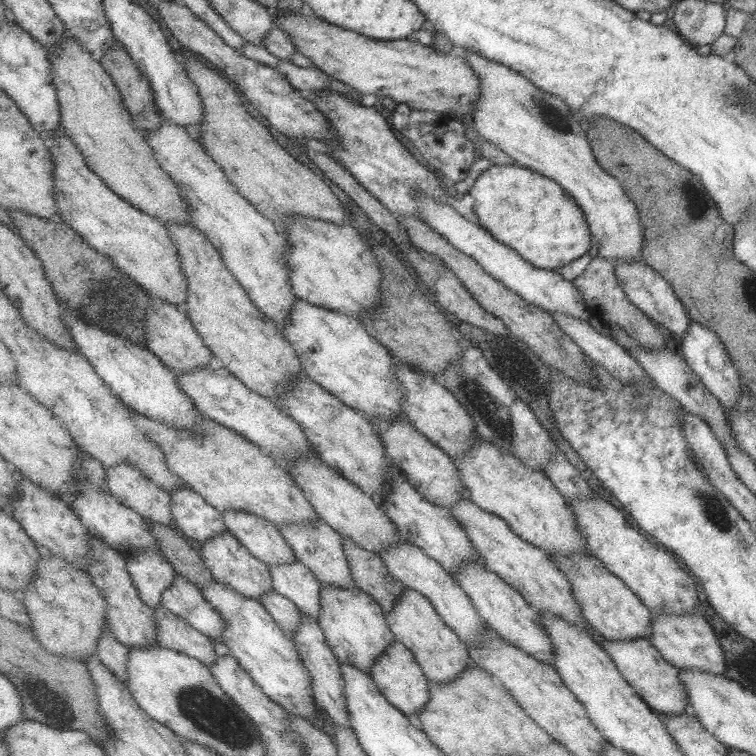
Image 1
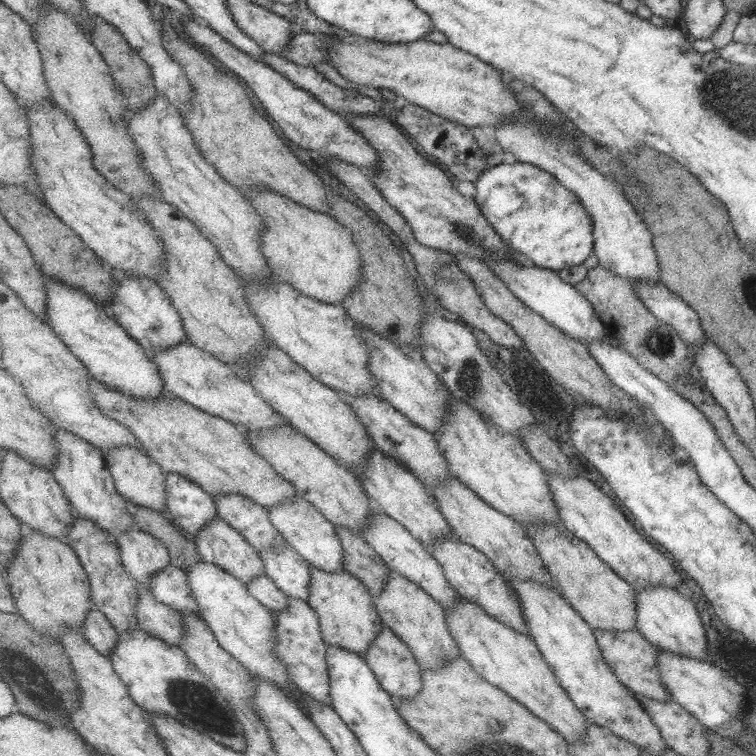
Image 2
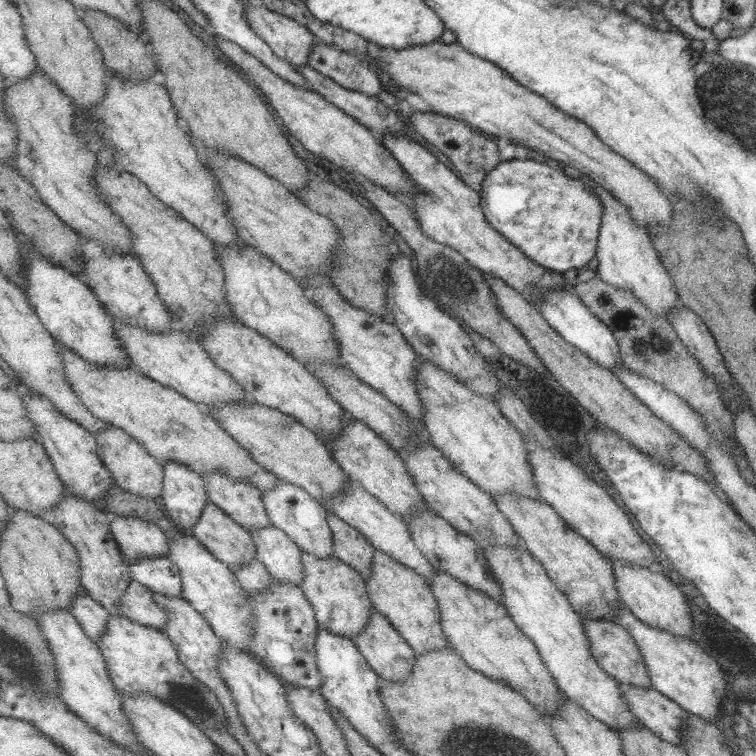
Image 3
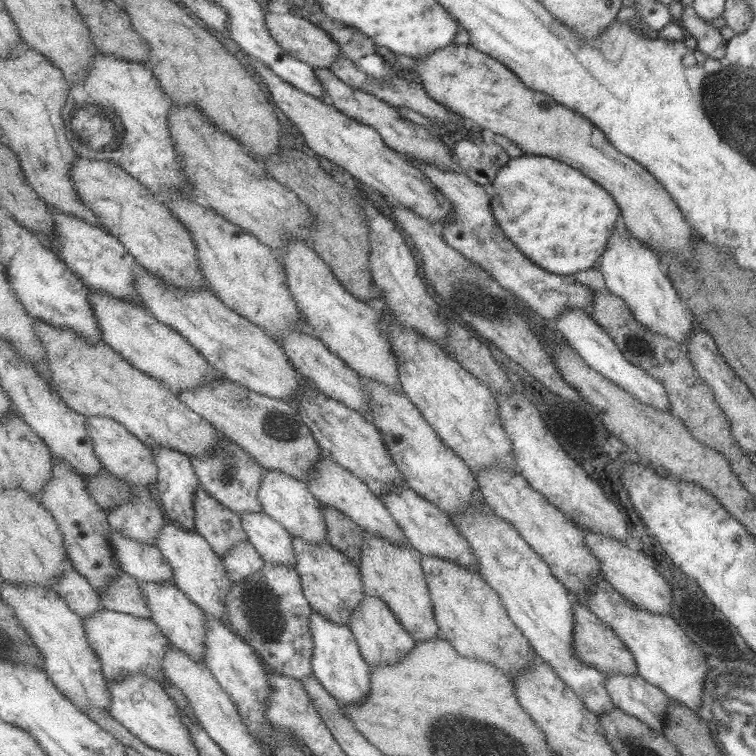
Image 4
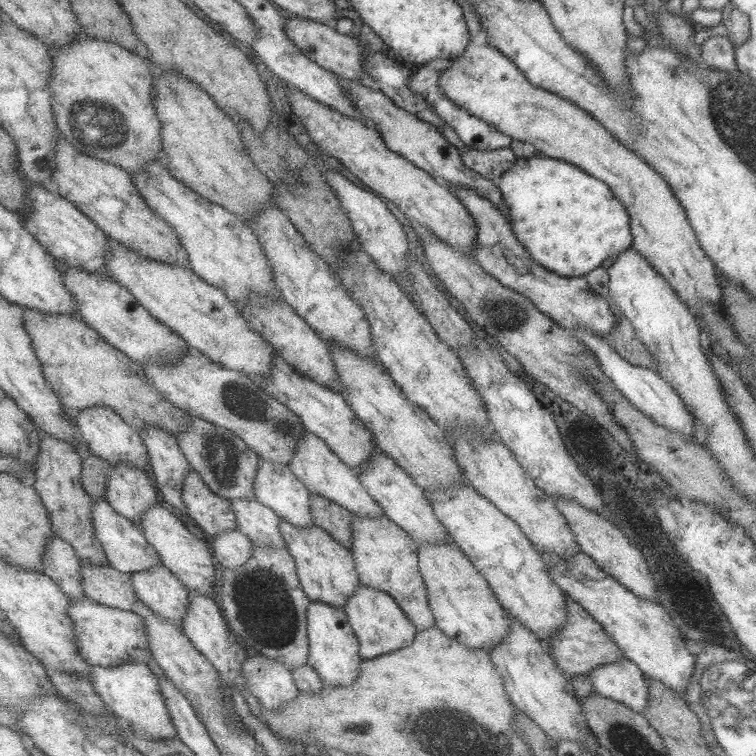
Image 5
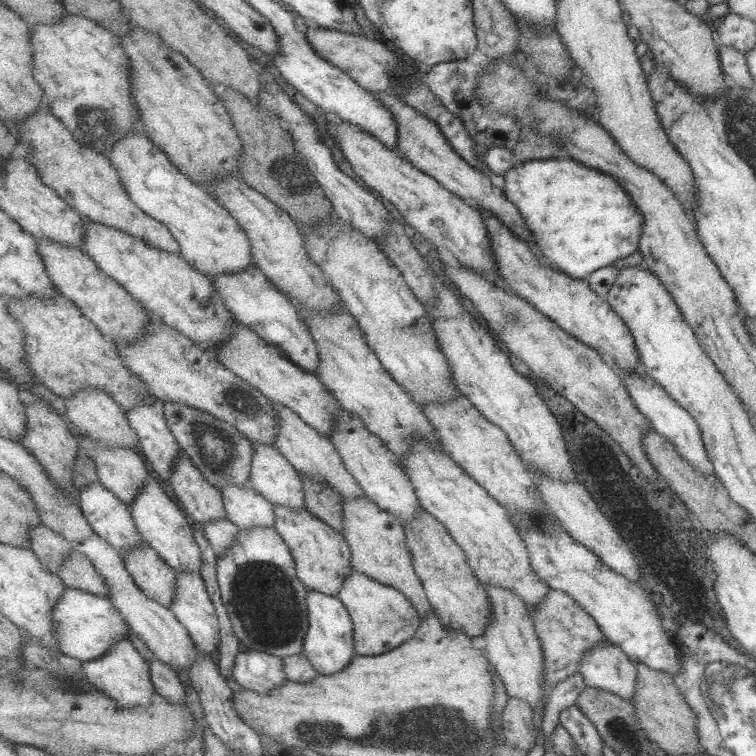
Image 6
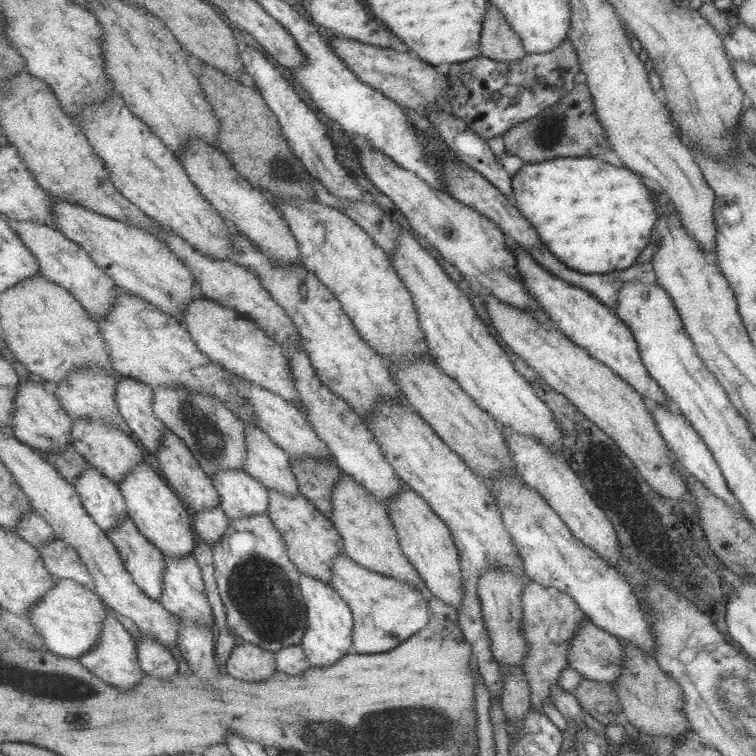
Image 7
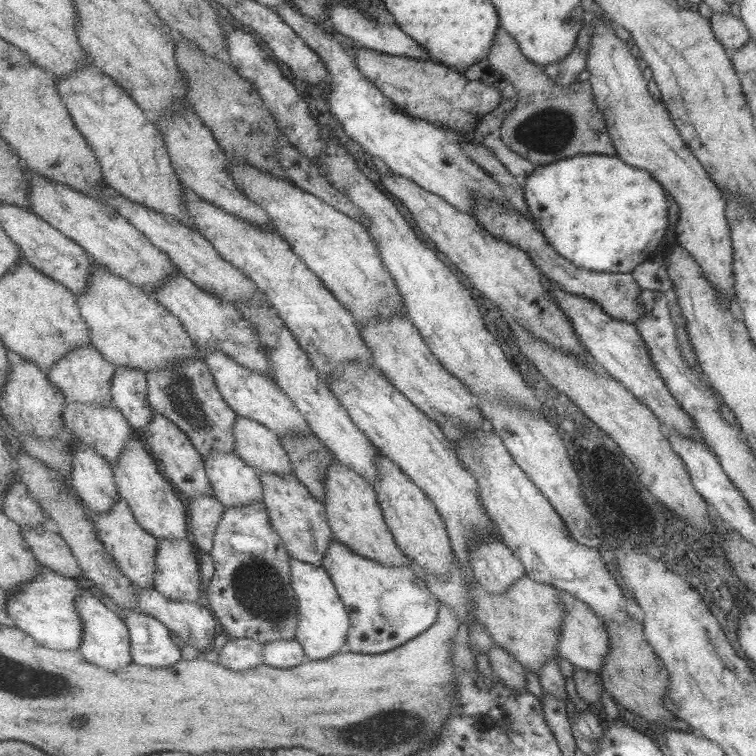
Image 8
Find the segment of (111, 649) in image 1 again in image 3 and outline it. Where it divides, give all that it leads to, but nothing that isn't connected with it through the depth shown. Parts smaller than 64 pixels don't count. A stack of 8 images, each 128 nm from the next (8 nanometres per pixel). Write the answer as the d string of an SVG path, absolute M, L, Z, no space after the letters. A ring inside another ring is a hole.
M84 588L79 593L79 598L75 599L71 612L73 616L78 617L79 624L82 624L87 636L99 644L99 639L103 639L105 629L107 629L109 619L111 619L109 610L95 600Z

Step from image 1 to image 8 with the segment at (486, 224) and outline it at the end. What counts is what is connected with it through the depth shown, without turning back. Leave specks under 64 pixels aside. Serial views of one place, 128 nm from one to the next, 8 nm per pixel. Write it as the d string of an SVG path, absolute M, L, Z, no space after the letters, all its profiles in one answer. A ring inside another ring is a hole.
M575 155L551 164L535 165L521 192L528 218L543 233L553 250L583 269L630 273L637 264L651 258L667 232L665 191L647 172L631 168L616 155Z

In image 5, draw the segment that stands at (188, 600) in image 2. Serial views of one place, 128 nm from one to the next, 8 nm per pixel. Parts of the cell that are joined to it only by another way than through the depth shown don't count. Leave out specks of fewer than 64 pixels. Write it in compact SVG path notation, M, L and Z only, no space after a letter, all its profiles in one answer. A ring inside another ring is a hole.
M106 498L94 500L93 516L95 532L98 533L98 538L105 548L109 563L113 568L124 573L136 573L149 570L162 562L159 552L147 540L142 527L134 523L133 520L117 513Z

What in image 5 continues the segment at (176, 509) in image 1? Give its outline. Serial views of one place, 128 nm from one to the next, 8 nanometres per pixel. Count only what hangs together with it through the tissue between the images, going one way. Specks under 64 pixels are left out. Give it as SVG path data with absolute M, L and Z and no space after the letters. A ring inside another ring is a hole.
M147 425L147 427L141 427L139 430L140 436L143 438L150 454L152 472L156 477L156 486L163 494L164 503L173 509L177 509L181 516L184 517L187 526L195 532L195 528L199 527L198 523L193 522L190 513L187 511L186 502L183 500L183 489L185 488L187 475L190 474L192 466L186 454L182 452L178 438L172 436L172 434L166 432L161 427L155 427L155 425Z

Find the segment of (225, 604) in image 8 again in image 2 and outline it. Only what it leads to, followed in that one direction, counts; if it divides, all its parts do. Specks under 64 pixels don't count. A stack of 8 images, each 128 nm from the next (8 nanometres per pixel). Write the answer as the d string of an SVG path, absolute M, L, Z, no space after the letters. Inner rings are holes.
M290 598L290 600L291 603L287 608L275 612L278 658L283 660L283 664L287 664L287 670L291 672L291 680L300 691L335 708L331 696L330 666L327 664L327 651L330 649L323 638L318 612L306 600L297 598Z

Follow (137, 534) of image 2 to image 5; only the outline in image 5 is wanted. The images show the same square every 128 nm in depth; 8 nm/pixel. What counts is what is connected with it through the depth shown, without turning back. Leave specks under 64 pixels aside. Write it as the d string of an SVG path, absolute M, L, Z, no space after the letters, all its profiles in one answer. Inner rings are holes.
M123 461L113 466L111 477L109 477L109 491L107 491L106 499L117 513L141 526L146 513L158 503L157 494L159 494L158 487L153 486L153 482L151 482L151 478L145 470L135 467L129 461Z

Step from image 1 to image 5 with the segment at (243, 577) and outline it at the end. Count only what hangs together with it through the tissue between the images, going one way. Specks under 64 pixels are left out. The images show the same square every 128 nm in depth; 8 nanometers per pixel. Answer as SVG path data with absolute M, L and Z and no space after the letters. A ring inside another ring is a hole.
M191 469L183 489L183 500L193 522L197 522L208 538L239 528L232 502L211 490L201 473Z

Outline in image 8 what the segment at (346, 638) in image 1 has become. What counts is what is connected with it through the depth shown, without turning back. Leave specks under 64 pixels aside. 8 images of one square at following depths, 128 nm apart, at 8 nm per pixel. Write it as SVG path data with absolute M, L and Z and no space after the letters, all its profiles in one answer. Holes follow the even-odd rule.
M261 473L265 490L265 505L270 513L270 522L282 536L292 558L317 566L324 565L327 551L335 540L331 529L326 504L311 494L310 488L294 475Z

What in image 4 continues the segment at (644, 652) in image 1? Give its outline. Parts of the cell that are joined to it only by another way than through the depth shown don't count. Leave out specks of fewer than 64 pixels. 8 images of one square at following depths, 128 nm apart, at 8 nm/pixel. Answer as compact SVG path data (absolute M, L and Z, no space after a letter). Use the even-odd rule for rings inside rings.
M573 600L572 610L574 616L573 623L573 654L577 660L589 667L595 668L605 675L623 674L624 676L635 676L635 660L631 652L625 648L622 640L597 616L583 604Z

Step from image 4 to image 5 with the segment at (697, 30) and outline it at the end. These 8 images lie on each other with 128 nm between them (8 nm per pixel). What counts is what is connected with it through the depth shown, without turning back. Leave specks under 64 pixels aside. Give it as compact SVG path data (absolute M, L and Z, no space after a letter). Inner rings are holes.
M711 36L701 44L699 61L715 70L733 72L733 70L737 70L733 48L734 45L726 37Z

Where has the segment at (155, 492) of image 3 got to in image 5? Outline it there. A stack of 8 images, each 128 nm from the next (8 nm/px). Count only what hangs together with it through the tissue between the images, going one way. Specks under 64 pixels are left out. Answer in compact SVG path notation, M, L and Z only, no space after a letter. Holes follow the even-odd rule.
M107 406L87 408L85 412L74 414L74 420L77 422L79 434L89 445L90 451L109 461L113 466L123 461L129 461L139 469L151 466L150 454L140 436L139 428L125 422L113 408Z

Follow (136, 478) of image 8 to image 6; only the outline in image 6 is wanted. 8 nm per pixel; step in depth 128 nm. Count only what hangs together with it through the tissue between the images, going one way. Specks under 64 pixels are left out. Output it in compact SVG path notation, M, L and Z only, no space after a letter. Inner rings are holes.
M151 472L147 483L143 485L143 491L139 491L139 498L132 505L132 516L137 524L143 539L151 545L167 561L171 567L182 571L201 570L201 550L195 542L193 524L189 524L188 514L181 510L181 506L163 490L159 484L159 477Z

